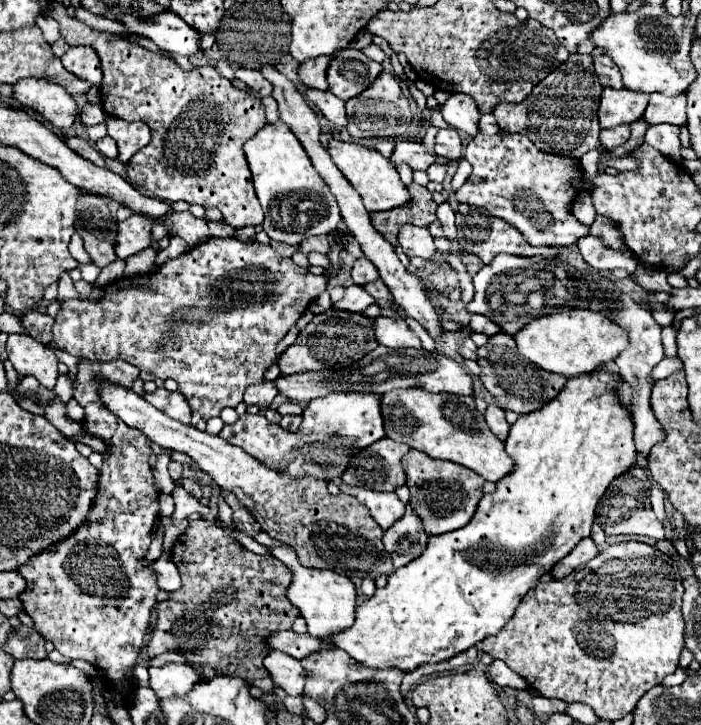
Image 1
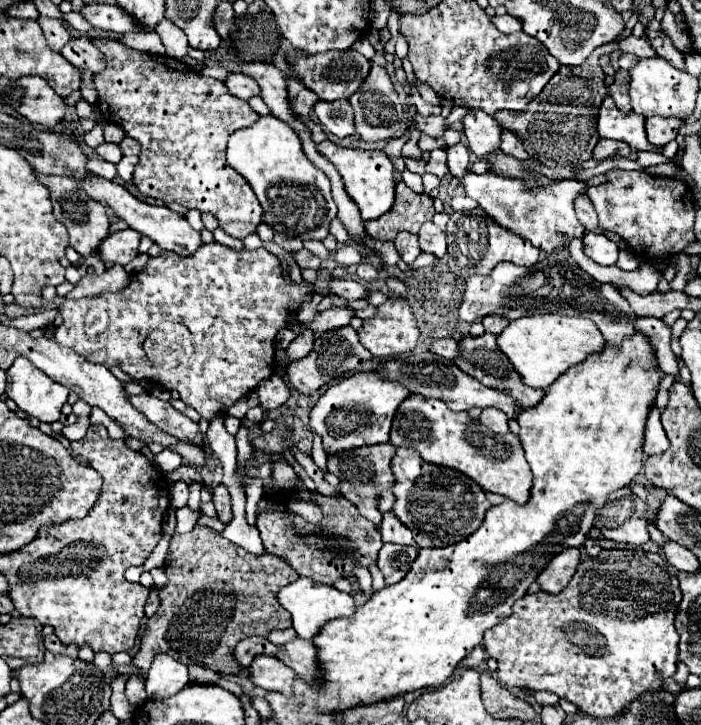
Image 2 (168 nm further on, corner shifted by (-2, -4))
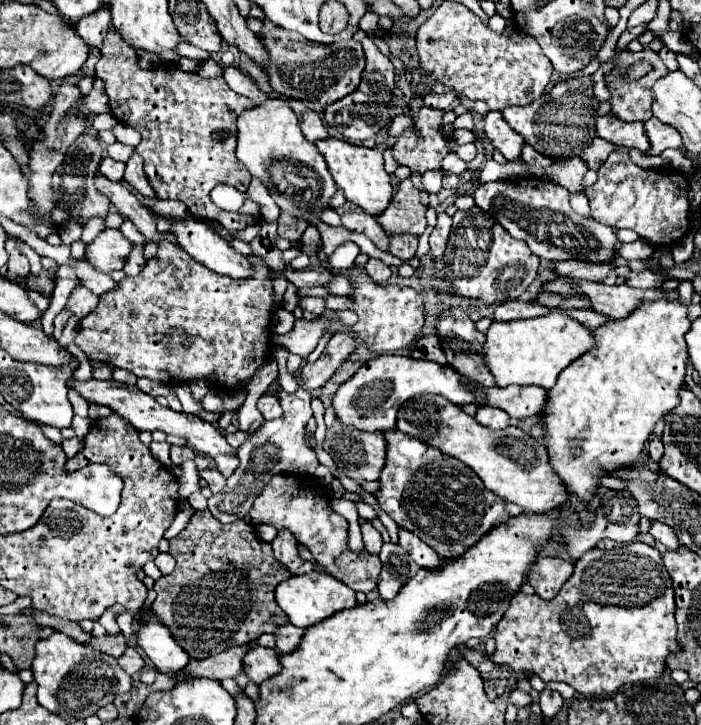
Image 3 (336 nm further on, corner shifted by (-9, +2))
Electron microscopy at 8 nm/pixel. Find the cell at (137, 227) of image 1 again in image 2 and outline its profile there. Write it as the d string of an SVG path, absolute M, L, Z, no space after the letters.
M124 229L108 235L98 245L98 259L106 265L128 265L138 255L138 243L140 243L138 231Z

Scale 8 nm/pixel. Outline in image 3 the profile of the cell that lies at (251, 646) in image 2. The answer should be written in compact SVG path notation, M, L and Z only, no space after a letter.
M237 645L215 657L209 657L203 661L191 661L185 673L191 677L207 677L217 681L227 677L237 677L243 671L243 657L251 647L253 645Z

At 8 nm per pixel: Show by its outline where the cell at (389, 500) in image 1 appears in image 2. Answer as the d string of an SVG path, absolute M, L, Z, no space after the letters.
M384 513L382 525L380 525L380 533L382 533L382 541L384 543L398 543L398 545L416 547L410 529L406 525L398 523L398 519L394 519L394 515L390 515L390 513Z

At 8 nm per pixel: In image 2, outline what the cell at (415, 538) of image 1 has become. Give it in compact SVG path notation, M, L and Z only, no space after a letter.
M384 543L378 551L378 567L384 575L386 585L394 585L406 577L418 551L414 547L402 547L394 543Z

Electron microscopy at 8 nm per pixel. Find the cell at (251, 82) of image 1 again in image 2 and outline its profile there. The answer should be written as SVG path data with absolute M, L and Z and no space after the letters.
M228 73L228 77L224 79L224 85L228 87L228 93L248 101L254 95L260 95L260 87L258 83L254 83L254 79L250 79L248 75L242 73Z

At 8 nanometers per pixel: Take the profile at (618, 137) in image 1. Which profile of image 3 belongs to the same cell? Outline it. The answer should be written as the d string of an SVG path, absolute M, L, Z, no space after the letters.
M599 137L581 153L581 157L589 163L589 167L591 169L599 169L601 167L601 163L613 153L613 151L617 151L617 145L609 145L609 141L601 141Z

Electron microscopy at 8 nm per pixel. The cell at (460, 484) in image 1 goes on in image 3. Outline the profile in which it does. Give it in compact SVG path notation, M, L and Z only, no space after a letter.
M399 429L385 433L385 439L387 439L387 463L379 477L381 483L381 489L377 493L379 505L395 519L399 527L405 527L411 533L415 533L421 541L431 545L441 557L451 559L461 555L465 549L475 545L491 527L495 527L501 521L507 521L509 513L505 511L503 499L491 493L471 467L445 453L439 453L437 449L421 443L419 439L401 433Z

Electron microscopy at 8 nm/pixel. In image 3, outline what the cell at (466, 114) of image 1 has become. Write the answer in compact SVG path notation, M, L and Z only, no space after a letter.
M489 111L483 115L481 127L489 145L497 149L505 159L517 159L521 155L521 145L525 141L513 129L509 129L499 111Z

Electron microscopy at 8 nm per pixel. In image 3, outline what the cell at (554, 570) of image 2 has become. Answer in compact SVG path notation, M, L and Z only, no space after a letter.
M539 557L527 575L535 593L543 599L553 599L563 583L573 575L573 563L559 557Z

